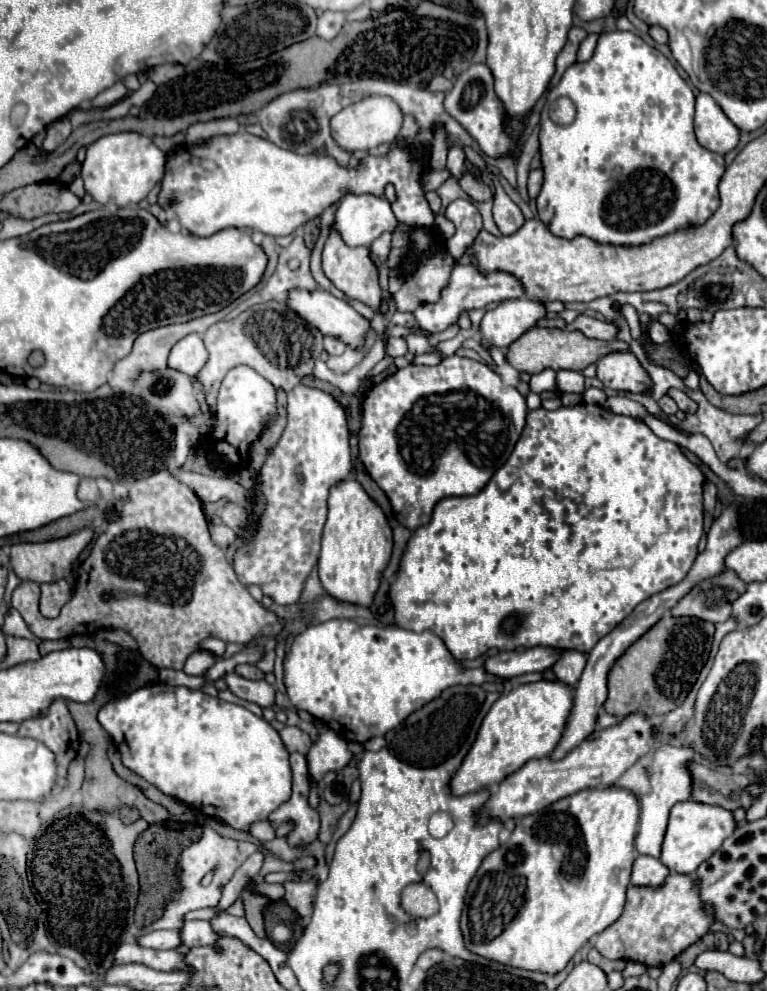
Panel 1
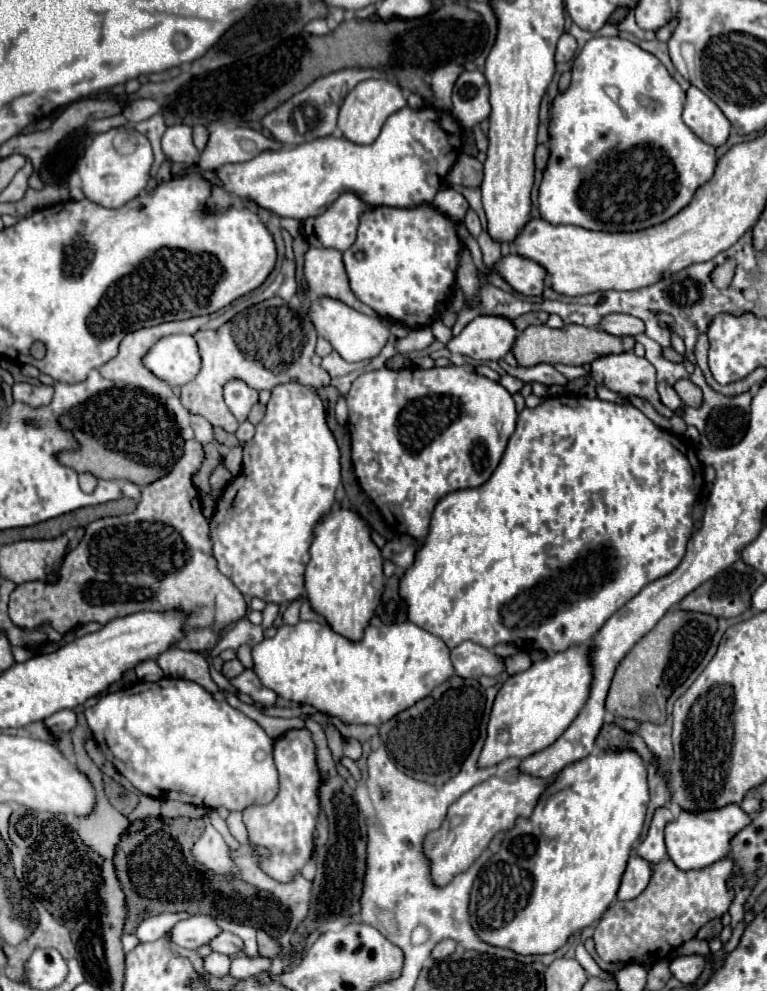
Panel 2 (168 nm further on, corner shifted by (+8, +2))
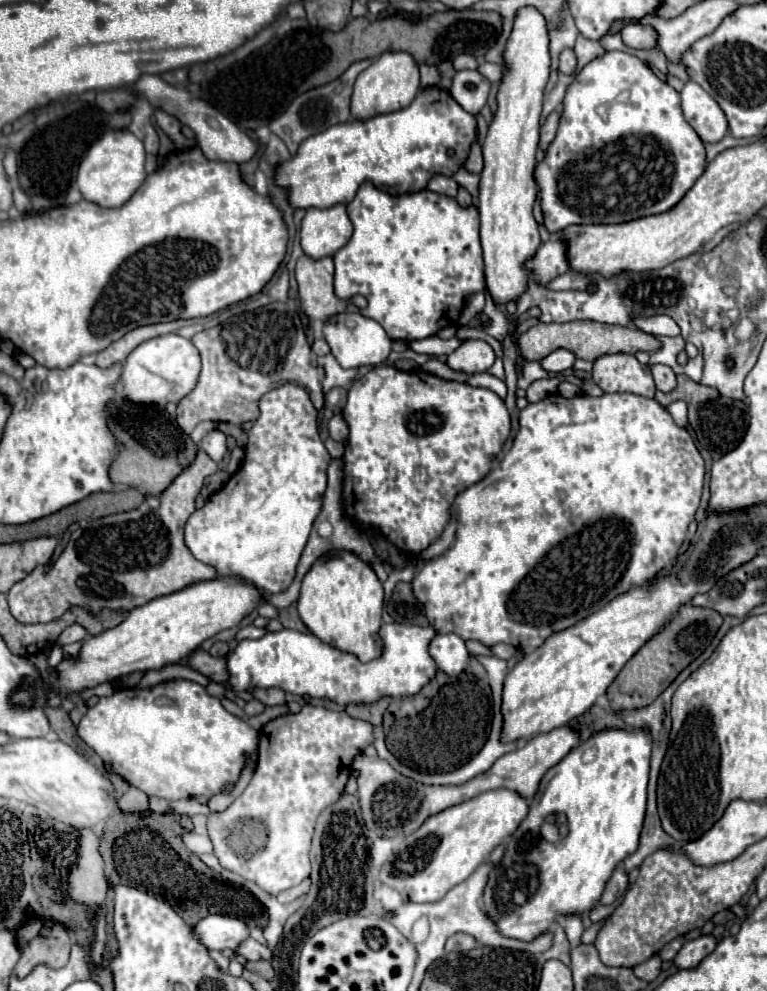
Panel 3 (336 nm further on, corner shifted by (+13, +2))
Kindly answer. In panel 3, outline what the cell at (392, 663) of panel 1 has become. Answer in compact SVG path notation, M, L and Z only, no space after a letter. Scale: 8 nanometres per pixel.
M383 623L379 629L381 639L381 655L369 663L361 663L353 653L339 651L337 647L321 641L313 633L301 633L295 629L281 629L277 633L265 633L261 639L245 639L241 641L235 651L227 657L227 669L229 669L229 683L235 691L247 691L255 687L279 687L285 693L291 695L309 695L315 699L327 699L341 707L345 705L371 705L385 697L399 699L399 697L411 697L431 681L437 673L437 665L433 657L429 655L429 643L431 637L435 637L433 627L419 627L419 625L401 625L401 623Z

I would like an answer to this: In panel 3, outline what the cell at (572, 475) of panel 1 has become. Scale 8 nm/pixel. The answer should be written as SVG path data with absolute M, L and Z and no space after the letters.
M553 393L521 409L519 433L515 435L513 447L485 479L455 497L451 507L453 517L457 519L455 541L443 555L431 559L415 573L411 581L413 595L425 607L425 617L437 633L455 633L461 639L475 639L487 647L493 647L497 643L511 643L513 647L521 649L537 649L549 635L573 627L581 619L603 609L615 597L645 585L675 559L681 543L687 537L687 527L695 519L703 489L703 477L703 457L699 455L691 435L687 433L687 429L677 427L669 411L661 407L655 399L645 399L633 393L613 393L603 397L575 395L567 399L559 393Z

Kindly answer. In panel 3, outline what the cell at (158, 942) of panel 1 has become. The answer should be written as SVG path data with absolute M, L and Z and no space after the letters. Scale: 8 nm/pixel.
M207 915L193 925L193 935L207 949L235 949L243 939L249 937L247 925L241 919L227 915Z

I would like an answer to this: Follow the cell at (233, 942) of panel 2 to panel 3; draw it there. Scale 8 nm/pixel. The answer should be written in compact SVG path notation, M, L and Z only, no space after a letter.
M247 939L247 941L243 941L243 945L239 945L235 951L237 951L241 957L249 959L249 961L257 961L257 959L271 959L271 951L269 951L265 945L257 943L255 939Z

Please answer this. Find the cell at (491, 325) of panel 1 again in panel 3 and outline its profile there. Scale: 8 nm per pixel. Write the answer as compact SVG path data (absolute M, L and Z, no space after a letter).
M467 339L459 345L459 349L455 349L449 355L447 365L451 369L459 369L473 375L473 373L487 371L493 365L493 361L495 361L495 353L487 341Z

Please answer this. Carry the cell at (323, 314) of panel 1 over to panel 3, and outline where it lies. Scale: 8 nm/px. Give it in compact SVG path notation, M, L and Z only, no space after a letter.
M337 313L335 317L331 317L331 321L323 323L323 335L331 347L331 353L345 369L361 365L381 365L391 351L391 339L383 331L383 327L377 321L367 319L359 313Z

